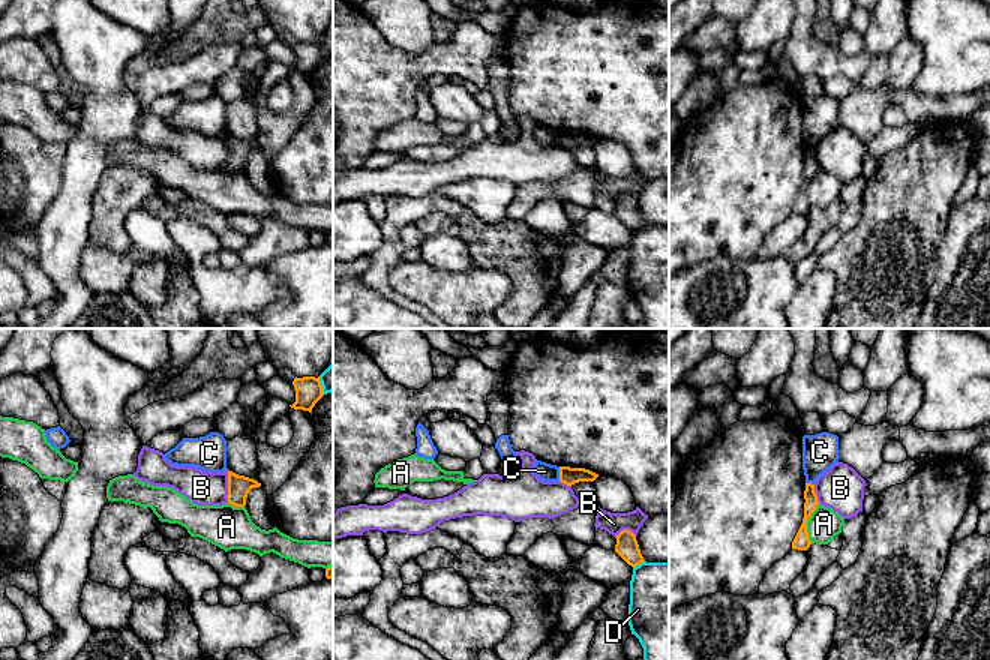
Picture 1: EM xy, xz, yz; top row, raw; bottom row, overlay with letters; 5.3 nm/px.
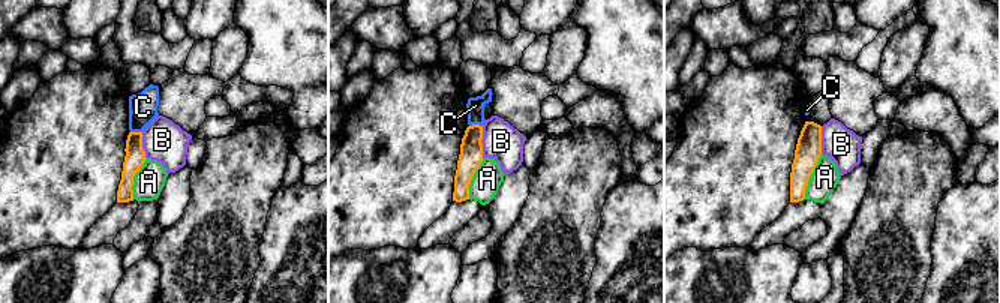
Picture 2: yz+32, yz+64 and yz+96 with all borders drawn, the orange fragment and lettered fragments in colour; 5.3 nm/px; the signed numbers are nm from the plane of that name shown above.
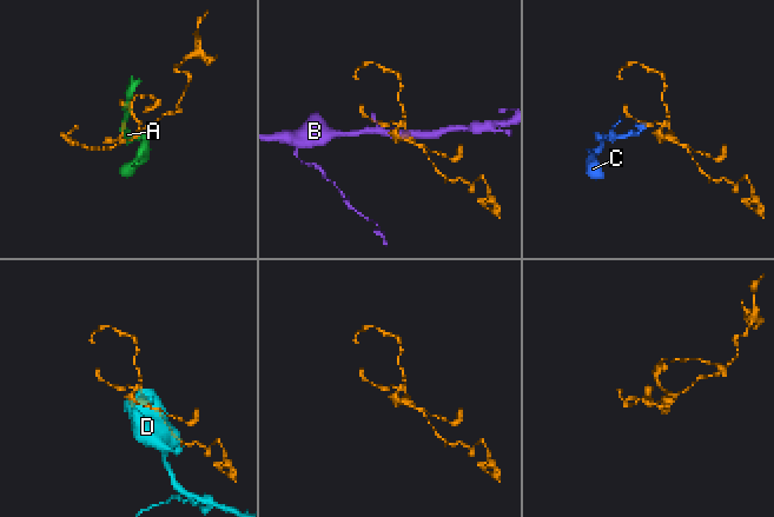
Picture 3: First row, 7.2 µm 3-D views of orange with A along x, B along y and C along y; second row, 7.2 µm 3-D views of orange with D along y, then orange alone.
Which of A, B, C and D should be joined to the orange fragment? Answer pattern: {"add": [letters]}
{"add": []}

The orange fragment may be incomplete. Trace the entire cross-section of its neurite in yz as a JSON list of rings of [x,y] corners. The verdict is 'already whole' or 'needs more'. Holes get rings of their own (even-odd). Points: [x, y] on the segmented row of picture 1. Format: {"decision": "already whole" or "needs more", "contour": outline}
{"decision": "already whole", "contour": [[[806,483],[804,500],[806,502],[804,502],[802,524],[792,542],[792,549],[798,549],[798,550],[807,550],[812,544],[807,532],[807,520],[819,504],[818,495],[814,492],[814,484]]]}

